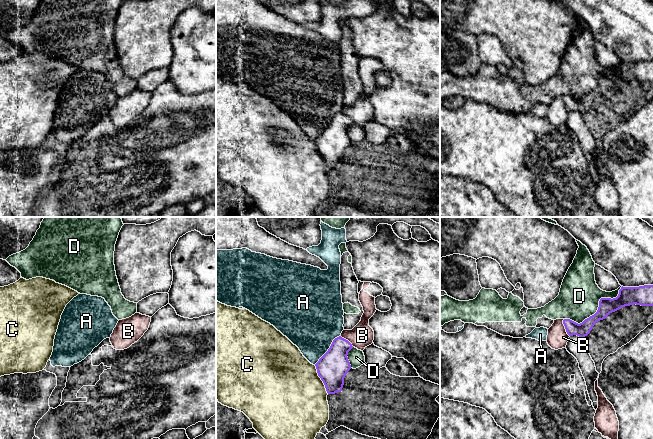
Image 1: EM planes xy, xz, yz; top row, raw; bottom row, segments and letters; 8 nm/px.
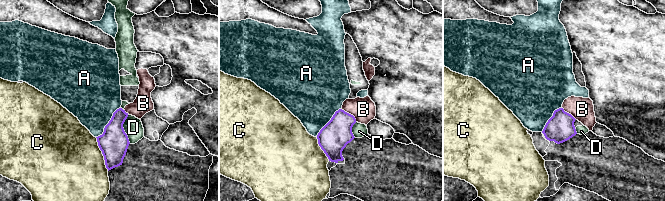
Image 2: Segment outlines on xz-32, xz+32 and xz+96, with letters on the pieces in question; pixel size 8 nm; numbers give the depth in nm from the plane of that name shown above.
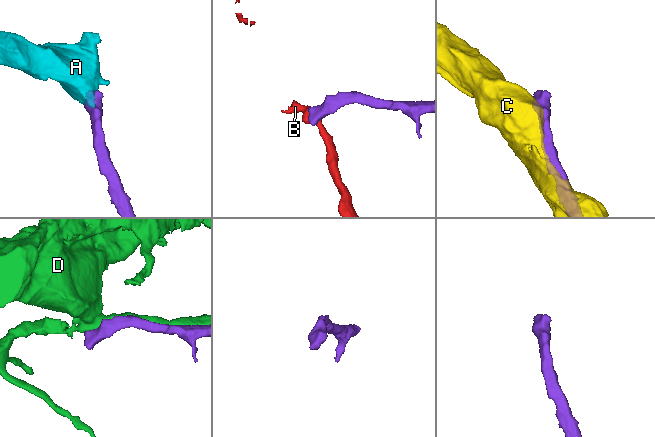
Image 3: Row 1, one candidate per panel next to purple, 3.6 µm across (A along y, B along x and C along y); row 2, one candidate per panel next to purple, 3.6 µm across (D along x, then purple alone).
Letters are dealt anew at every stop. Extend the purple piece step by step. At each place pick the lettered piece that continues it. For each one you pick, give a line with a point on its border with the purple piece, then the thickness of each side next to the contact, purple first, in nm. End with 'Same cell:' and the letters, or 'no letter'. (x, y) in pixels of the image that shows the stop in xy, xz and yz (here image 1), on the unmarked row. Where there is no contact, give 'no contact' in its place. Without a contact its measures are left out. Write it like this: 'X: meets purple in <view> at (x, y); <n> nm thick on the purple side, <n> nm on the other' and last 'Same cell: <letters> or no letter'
Same cell: no letter

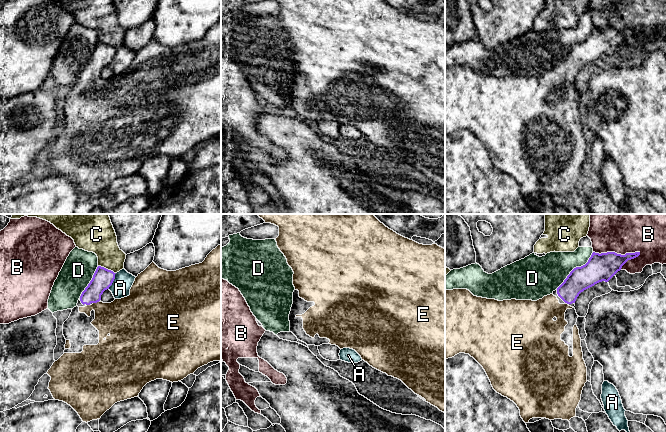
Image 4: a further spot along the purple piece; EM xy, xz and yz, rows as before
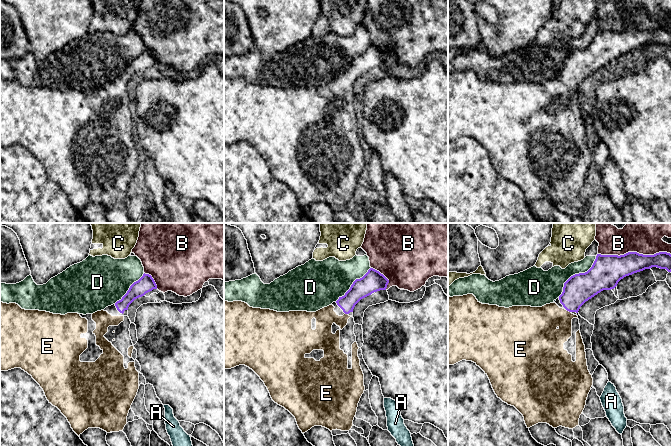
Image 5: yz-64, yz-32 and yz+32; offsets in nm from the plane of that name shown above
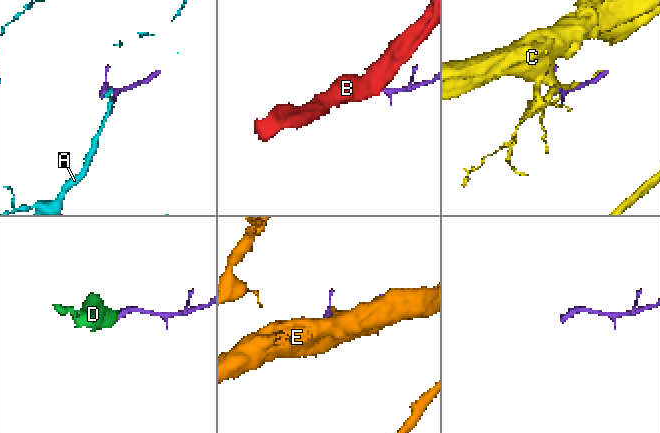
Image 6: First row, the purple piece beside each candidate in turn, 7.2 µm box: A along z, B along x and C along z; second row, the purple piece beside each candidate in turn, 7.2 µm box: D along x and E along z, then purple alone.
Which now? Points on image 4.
E: meets purple in xy at (95, 78); 160 nm thick on the purple side, 300 nm on the other
Same cell: E

